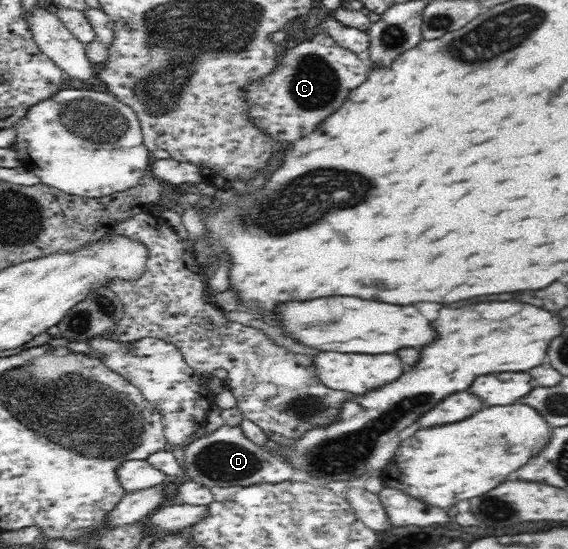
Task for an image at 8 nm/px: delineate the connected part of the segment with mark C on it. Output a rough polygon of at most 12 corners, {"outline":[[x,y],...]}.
{"outline":[[319,33],[248,91],[274,141],[298,141],[368,77]]}

